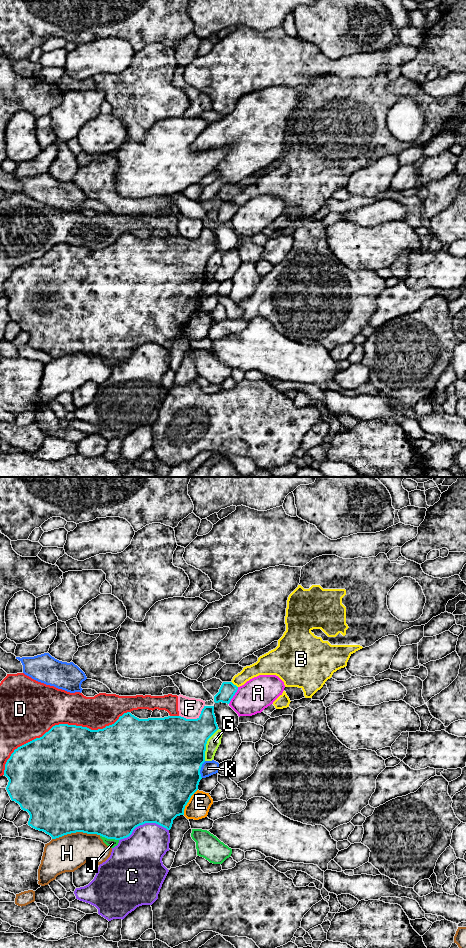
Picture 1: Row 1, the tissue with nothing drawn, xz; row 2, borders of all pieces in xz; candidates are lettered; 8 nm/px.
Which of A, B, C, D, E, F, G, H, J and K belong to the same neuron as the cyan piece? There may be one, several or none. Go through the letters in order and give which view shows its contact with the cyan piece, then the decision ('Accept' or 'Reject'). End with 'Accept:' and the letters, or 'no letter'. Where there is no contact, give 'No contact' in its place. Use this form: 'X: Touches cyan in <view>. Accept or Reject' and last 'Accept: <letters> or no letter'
A: Touches cyan in xz. Reject
B: Touches cyan in xz. Reject
C: Touches cyan in xz. Reject
D: Touches cyan in xz. Reject
E: Touches cyan in xz. Reject
F: Touches cyan in xz. Reject
G: Touches cyan in xz. Reject
H: Touches cyan in xz. Reject
J: Touches cyan in xz. Reject
K: Touches cyan in xz. Reject
Accept: no letter

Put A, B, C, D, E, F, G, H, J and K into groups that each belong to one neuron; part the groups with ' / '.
A / B / C / D / E / F / G / H / J / K

